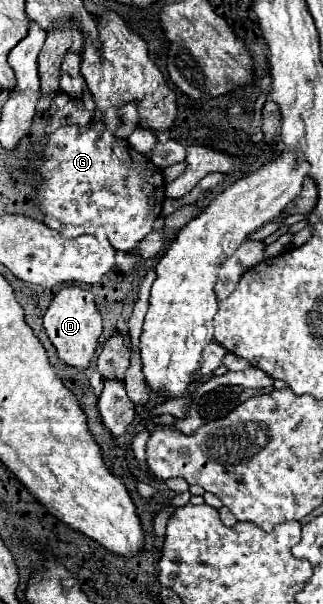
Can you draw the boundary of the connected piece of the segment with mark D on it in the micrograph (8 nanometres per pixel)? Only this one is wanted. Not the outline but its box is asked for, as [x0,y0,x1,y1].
[44,285,102,369]

